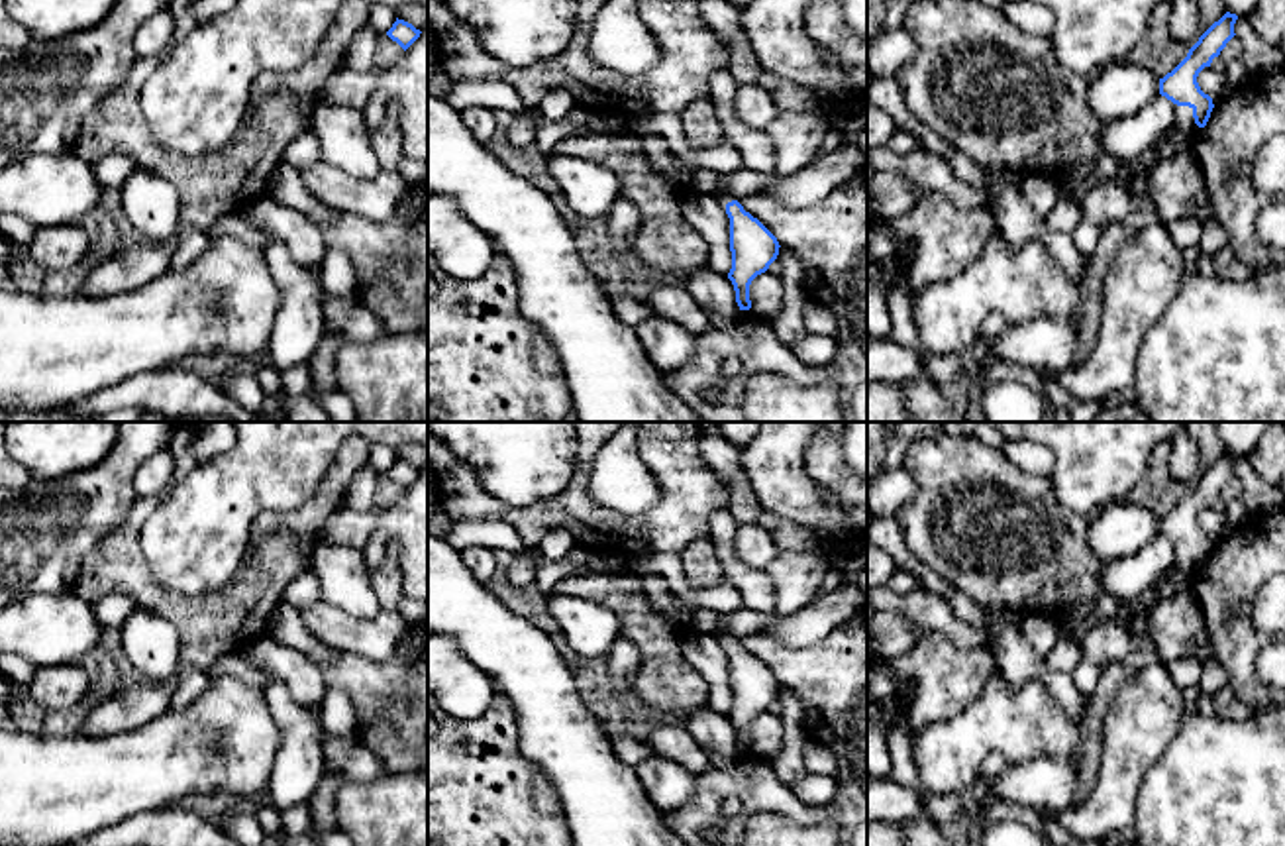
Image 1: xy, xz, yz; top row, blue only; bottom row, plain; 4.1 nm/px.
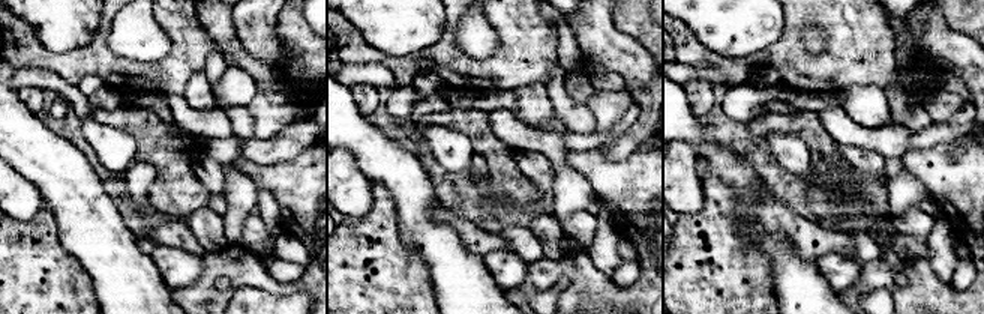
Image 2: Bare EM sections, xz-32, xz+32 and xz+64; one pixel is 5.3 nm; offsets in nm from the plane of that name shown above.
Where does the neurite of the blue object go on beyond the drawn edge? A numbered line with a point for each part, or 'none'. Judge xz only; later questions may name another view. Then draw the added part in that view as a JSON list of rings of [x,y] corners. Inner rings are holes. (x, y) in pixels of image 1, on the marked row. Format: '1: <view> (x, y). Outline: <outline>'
1: xz (662, 161). Outline: [[[655,133],[642,139],[653,175],[669,179],[689,192],[714,194],[726,208],[734,198],[722,192],[722,185],[730,175],[687,165],[681,157],[673,155],[669,143]]]

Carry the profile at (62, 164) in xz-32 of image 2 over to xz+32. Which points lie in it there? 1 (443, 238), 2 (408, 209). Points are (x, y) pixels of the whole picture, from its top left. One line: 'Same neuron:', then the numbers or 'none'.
Same neuron: 1, 2

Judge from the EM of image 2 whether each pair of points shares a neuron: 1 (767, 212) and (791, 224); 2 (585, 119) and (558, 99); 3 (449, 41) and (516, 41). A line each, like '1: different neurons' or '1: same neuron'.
1: same neuron
2: same neuron
3: same neuron

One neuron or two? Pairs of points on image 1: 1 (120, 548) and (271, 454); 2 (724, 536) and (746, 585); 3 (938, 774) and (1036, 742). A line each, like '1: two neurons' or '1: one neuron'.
1: two neurons
2: one neuron
3: one neuron

